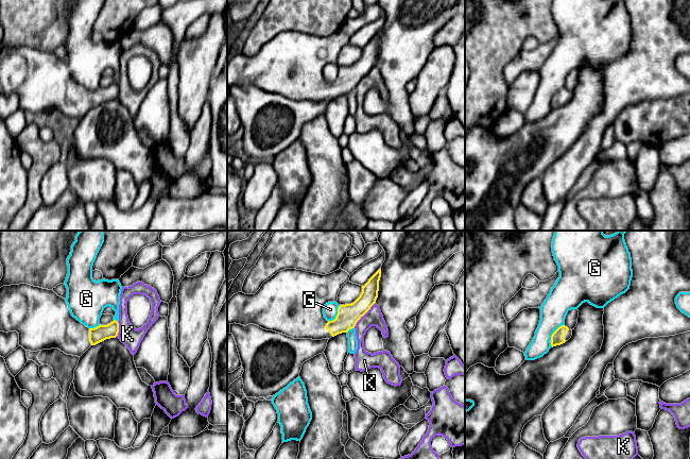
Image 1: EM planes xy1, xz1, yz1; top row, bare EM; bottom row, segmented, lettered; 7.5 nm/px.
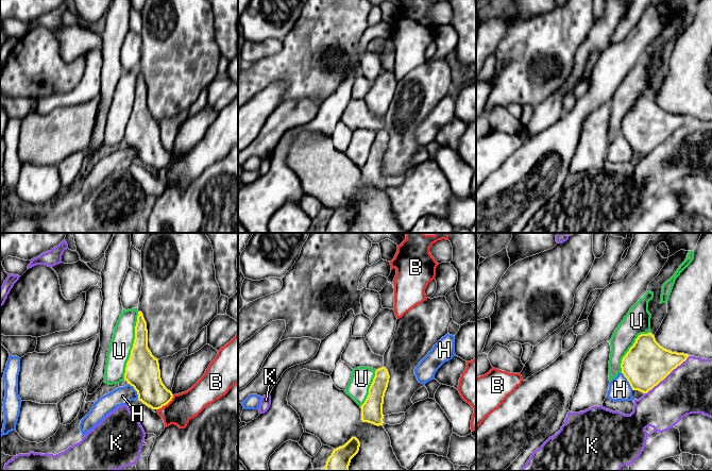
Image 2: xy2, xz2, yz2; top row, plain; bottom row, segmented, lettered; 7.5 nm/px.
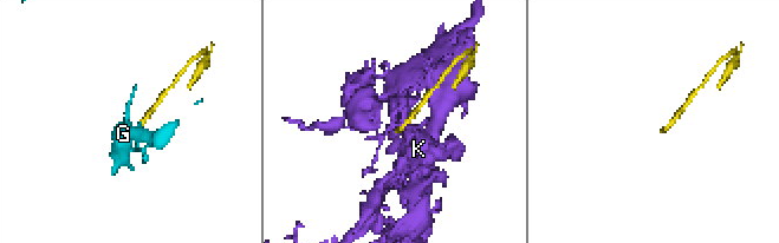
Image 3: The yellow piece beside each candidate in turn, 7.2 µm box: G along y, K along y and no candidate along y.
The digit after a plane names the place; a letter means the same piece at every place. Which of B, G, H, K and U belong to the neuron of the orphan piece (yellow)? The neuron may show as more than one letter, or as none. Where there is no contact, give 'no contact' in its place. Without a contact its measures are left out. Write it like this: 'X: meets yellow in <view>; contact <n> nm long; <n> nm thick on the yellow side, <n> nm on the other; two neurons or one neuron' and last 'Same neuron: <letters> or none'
B: meets yellow in xy2; contact 170 nm long; 220 nm thick on the yellow side, 220 nm on the other; two neurons
G: meets yellow in yz1; contact 200 nm long; 110 nm thick on the yellow side, 200 nm on the other; two neurons
H: meets yellow in xy2; contact 150 nm long; 260 nm thick on the yellow side, 140 nm on the other; two neurons
K: meets yellow in yz2; contact 440 nm long; 340 nm thick on the yellow side, 360 nm on the other; two neurons
U: meets yellow in xy2; contact 500 nm long; 260 nm thick on the yellow side, 170 nm on the other; two neurons
Same neuron: none

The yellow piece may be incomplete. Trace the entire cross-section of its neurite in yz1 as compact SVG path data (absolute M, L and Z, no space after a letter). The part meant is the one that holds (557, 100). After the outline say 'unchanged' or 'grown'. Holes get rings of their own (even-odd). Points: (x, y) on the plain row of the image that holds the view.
M565 87L559 88L551 98L550 104L552 109L565 105L571 100L571 98L572 98L571 91L569 91Z; grown

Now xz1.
M341 30L326 37L296 31L279 33L264 44L255 56L245 56L242 53L234 56L227 63L227 85L244 88L255 86L294 101L330 101L355 90L357 84L370 71L378 60L381 31L362 48L362 54L353 65L340 67L335 81L327 83L323 76L324 67L338 63L339 53L349 39L350 37Z; grown

